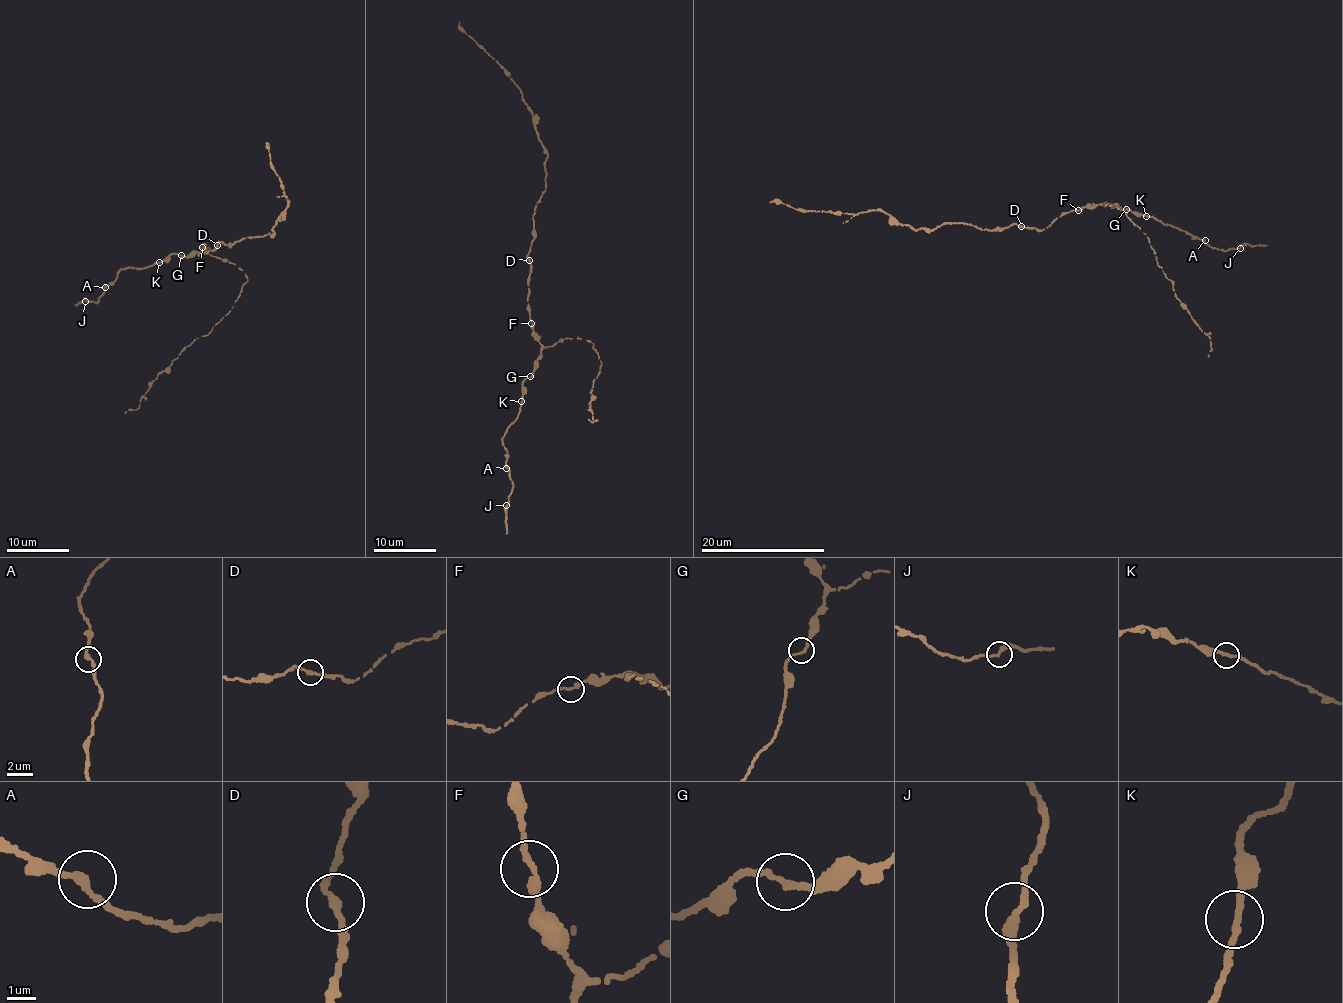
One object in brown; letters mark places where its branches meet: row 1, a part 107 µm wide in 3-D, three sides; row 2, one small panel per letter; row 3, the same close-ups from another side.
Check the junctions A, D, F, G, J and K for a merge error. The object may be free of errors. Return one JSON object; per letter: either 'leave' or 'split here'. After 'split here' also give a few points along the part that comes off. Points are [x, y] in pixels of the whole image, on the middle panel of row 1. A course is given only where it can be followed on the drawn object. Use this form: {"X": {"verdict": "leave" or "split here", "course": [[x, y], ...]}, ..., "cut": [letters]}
{"A": {"verdict": "leave"}, "D": {"verdict": "leave"}, "F": {"verdict": "leave"}, "G": {"verdict": "leave"}, "J": {"verdict": "leave"}, "K": {"verdict": "leave"}, "cut": []}

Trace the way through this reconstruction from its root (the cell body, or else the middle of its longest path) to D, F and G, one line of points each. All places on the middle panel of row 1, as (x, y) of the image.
D: (529, 290), (529, 259)
F: (529, 290), (531, 323)
G: (529, 290), (530, 321), (541, 347), (538, 367), (530, 376)

